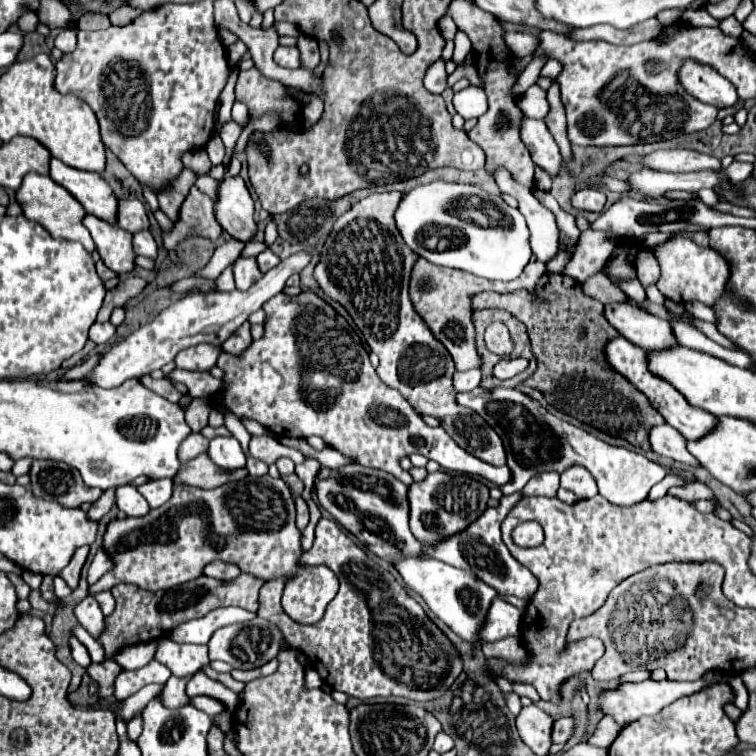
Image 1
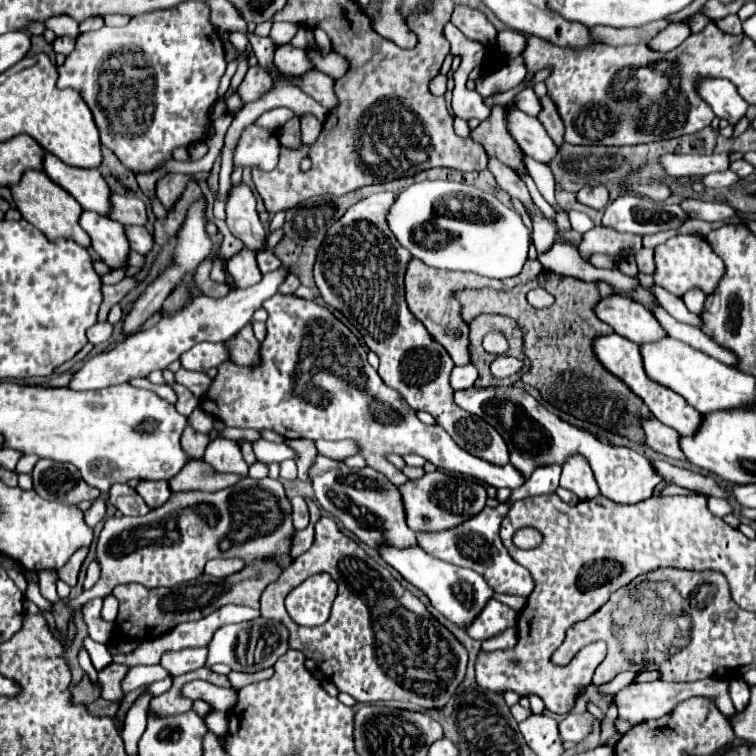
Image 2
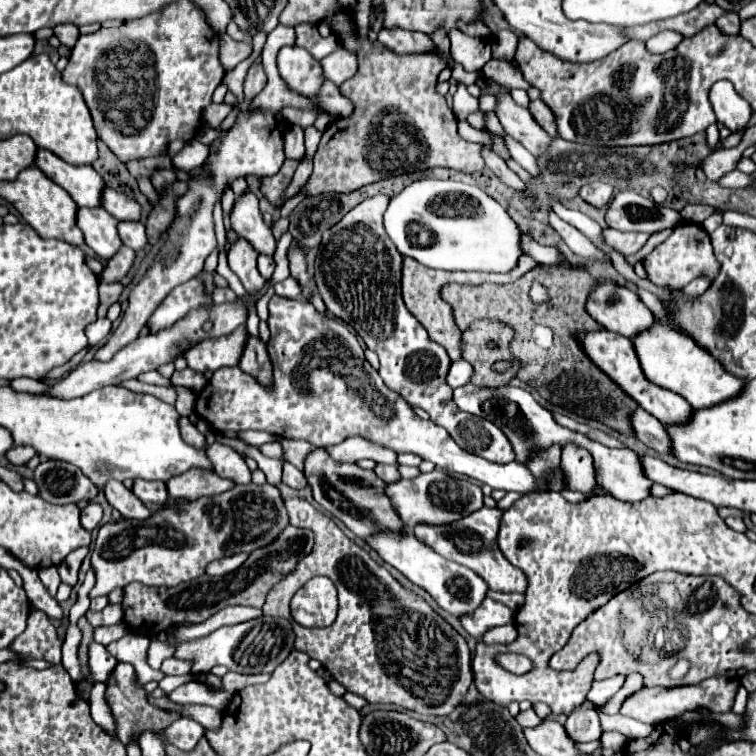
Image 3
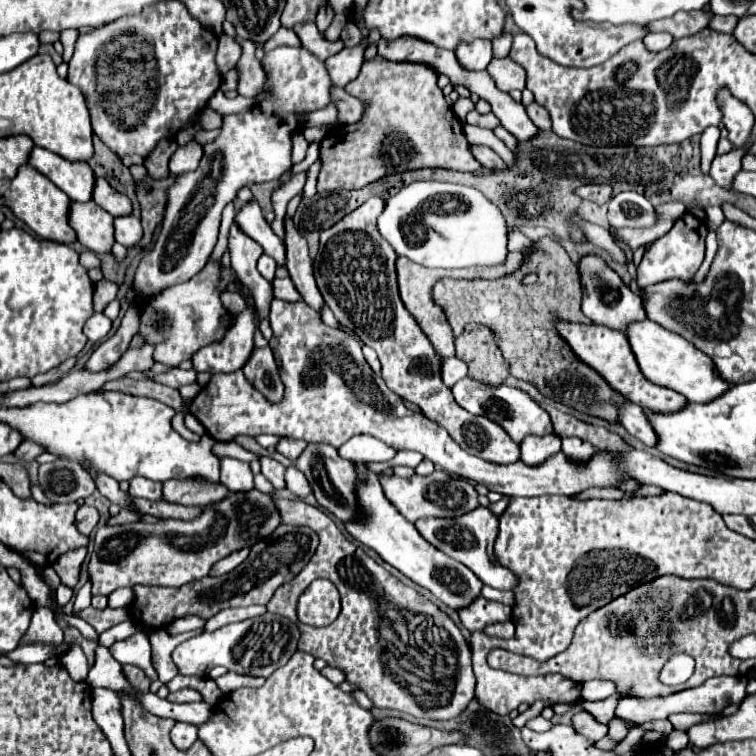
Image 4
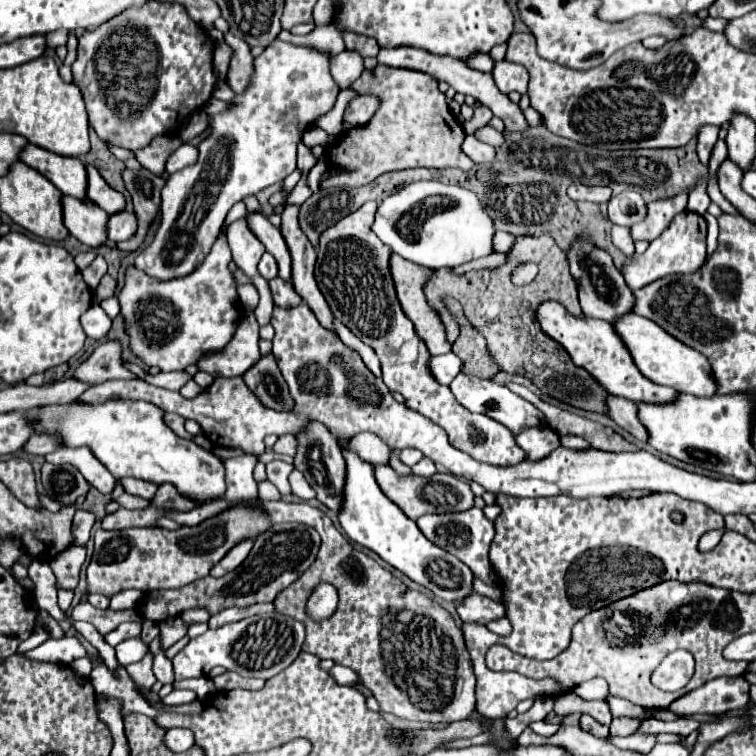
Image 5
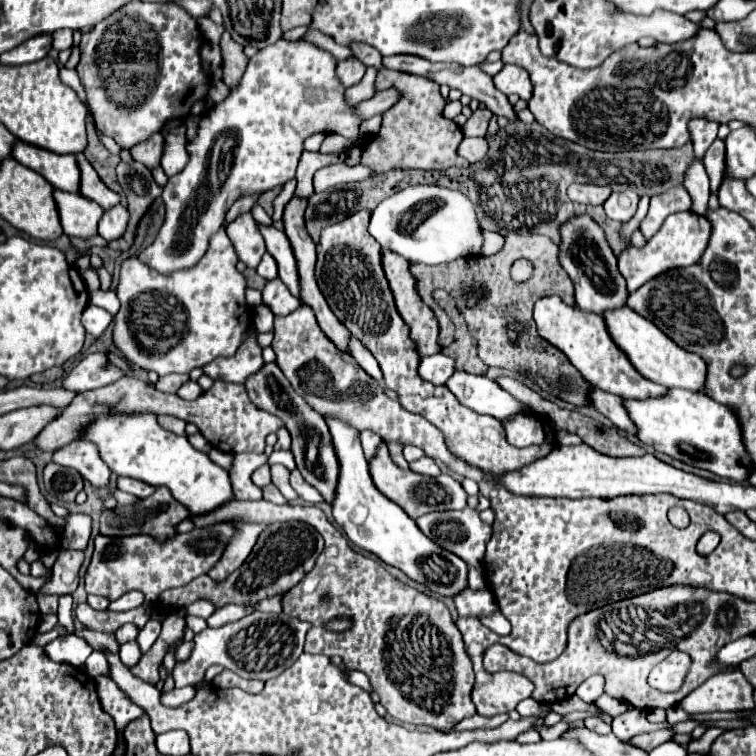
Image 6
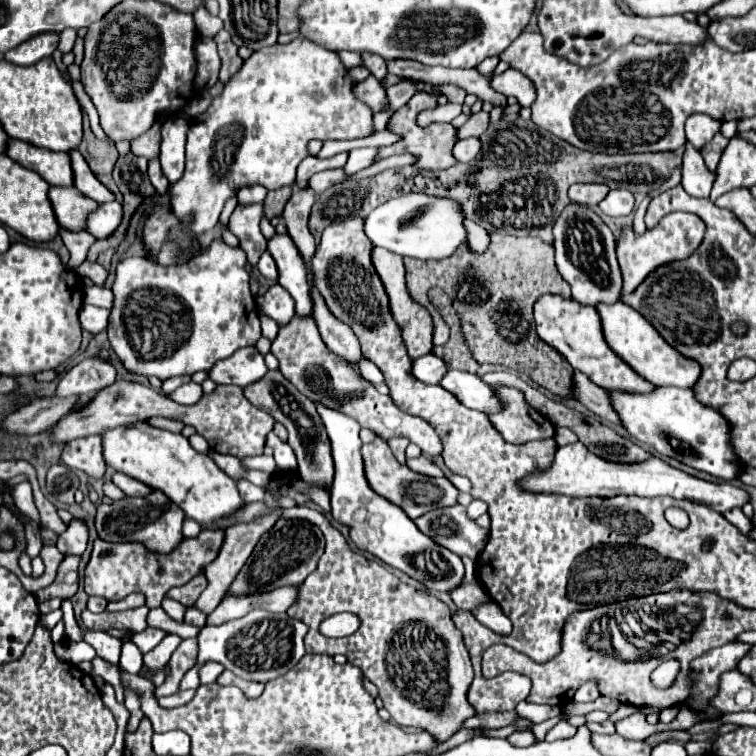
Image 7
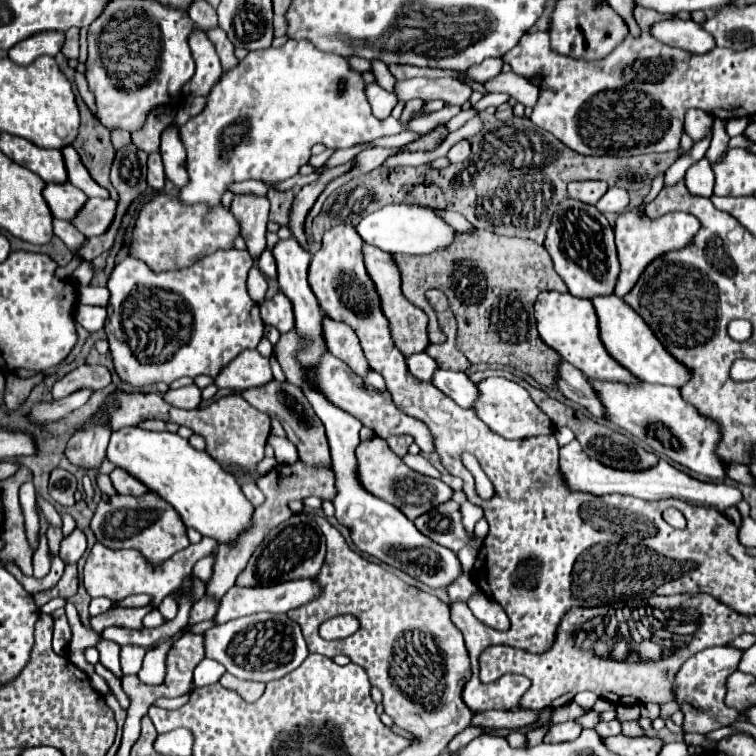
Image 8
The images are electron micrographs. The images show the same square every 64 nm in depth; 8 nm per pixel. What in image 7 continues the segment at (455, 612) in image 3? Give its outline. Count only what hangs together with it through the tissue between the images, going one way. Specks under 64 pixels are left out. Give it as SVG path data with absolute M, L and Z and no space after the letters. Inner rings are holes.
M316 406L320 418L324 420L328 438L332 442L332 456L336 464L334 484L330 490L330 504L332 504L332 518L350 530L352 542L364 550L380 558L384 564L402 570L410 578L422 582L428 590L438 592L450 592L458 588L458 584L464 582L464 564L462 558L454 552L438 546L434 540L430 540L426 534L422 534L416 524L398 510L392 502L386 502L380 494L374 494L370 490L370 484L366 482L364 466L362 466L362 440L358 436L360 426L356 420L352 420L346 414L340 414L336 410Z

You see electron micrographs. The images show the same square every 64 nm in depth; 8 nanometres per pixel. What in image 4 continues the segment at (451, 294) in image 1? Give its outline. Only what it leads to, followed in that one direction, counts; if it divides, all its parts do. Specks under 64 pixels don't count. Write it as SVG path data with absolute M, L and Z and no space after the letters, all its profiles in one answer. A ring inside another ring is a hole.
M518 248L518 250L510 250L508 260L504 266L492 266L492 268L464 268L464 270L432 270L432 268L424 268L418 266L416 262L410 262L408 258L398 258L396 268L398 268L398 284L400 284L400 296L402 302L406 306L406 310L414 316L414 320L420 324L420 328L424 330L424 334L430 338L430 342L434 344L434 348L450 358L456 356L454 350L454 332L450 330L450 324L446 322L446 314L442 308L438 308L438 304L432 302L430 298L430 288L434 288L434 282L438 282L438 278L486 278L486 280L494 280L494 278L502 278L506 274L514 274L516 270L520 270L520 266L524 264L524 252L528 252L528 248Z

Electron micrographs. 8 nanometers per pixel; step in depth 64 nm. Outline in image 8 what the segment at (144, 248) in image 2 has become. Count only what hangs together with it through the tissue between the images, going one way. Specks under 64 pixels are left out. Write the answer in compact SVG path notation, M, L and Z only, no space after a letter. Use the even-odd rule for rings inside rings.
M90 198L86 202L86 206L78 212L78 216L72 220L72 224L82 232L86 234L88 238L94 238L94 236L102 236L114 216L116 216L116 202L112 198L108 200L100 200L100 198Z

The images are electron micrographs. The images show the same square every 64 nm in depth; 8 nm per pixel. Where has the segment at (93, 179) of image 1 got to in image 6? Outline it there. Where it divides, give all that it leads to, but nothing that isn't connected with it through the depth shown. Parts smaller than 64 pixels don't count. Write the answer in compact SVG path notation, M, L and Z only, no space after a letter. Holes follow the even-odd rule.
M18 142L12 158L42 174L54 188L64 192L78 192L78 162L74 154L54 154L50 150Z

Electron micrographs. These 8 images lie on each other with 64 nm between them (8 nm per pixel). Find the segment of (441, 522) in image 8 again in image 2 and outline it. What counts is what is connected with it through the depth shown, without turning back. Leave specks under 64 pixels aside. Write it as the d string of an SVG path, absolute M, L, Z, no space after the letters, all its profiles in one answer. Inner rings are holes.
M488 498L486 505L486 508L480 514L476 514L470 520L466 520L462 526L456 526L456 528L438 532L438 534L434 534L434 532L430 532L430 534L426 534L426 532L424 534L416 534L418 546L422 546L434 558L440 558L440 560L456 564L456 566L472 568L474 572L484 576L484 580L490 584L490 588L496 594L516 594L516 596L528 598L530 592L534 590L532 574L524 566L520 566L518 562L514 562L508 556L508 550L504 550L504 544L502 544L500 534L498 534L500 522L510 510L510 502L499 504L497 499Z

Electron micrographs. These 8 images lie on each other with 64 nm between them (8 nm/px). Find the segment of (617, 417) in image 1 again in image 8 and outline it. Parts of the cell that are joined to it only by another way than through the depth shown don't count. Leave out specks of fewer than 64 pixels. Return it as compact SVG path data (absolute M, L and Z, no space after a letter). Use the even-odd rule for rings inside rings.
M478 230L474 236L458 234L454 244L430 256L396 254L402 272L404 296L420 306L430 322L428 336L432 344L442 344L446 334L440 330L436 312L426 300L426 290L440 288L452 306L458 320L458 348L472 364L500 364L532 376L538 384L556 390L558 366L562 356L550 346L540 342L534 324L534 302L542 290L568 292L562 278L552 266L552 258L542 244L526 238L510 238L502 242L500 234Z

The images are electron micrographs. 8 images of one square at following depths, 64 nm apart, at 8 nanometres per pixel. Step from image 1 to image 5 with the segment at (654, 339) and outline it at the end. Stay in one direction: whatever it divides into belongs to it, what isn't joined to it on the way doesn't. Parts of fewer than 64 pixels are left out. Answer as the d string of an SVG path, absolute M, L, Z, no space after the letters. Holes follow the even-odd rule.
M578 240L572 244L572 248L568 252L568 260L570 260L570 272L578 284L580 306L582 306L582 312L586 318L598 318L598 320L606 320L606 322L614 324L616 318L632 312L634 294L626 286L624 276L616 270L616 266L612 264L612 258L604 250L592 246L586 240Z

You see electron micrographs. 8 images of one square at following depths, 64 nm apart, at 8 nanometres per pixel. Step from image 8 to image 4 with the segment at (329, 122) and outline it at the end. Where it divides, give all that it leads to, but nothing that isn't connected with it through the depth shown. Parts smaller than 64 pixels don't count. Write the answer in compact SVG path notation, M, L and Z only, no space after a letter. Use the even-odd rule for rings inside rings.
M280 46L266 54L262 64L268 76L264 90L270 88L272 98L264 98L262 90L250 110L224 116L220 136L212 144L204 144L204 156L200 166L194 172L186 172L176 178L176 184L168 190L168 208L160 236L152 252L142 258L136 270L136 300L124 314L116 334L94 350L84 366L86 370L104 370L122 356L122 352L128 348L126 344L130 344L132 338L138 334L138 314L142 314L142 302L146 302L150 294L158 294L158 290L164 290L166 286L186 282L194 274L198 274L202 266L206 266L208 256L212 254L218 240L222 208L230 200L234 200L238 188L250 186L254 182L276 180L286 170L290 170L290 134L298 130L298 120L294 118L294 112L318 110L330 104L330 76L324 68L324 62L310 54L306 48Z

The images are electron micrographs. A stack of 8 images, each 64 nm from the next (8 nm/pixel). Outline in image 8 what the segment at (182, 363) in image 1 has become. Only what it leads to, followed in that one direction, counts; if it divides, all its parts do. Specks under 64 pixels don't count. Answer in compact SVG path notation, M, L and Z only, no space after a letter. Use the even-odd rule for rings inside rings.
M244 350L238 358L234 358L234 362L230 362L230 366L226 366L226 370L222 370L222 374L218 374L218 378L214 378L214 384L226 390L246 390L262 386L272 378L268 358L260 356L258 350Z

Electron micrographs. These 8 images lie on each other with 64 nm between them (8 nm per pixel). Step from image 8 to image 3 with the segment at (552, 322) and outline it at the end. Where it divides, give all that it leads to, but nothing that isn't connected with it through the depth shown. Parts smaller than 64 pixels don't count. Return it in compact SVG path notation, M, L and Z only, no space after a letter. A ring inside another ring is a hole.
M602 330L602 332L590 332L590 334L582 334L582 346L586 350L586 354L590 354L590 360L594 360L594 364L606 372L618 386L622 386L622 390L626 394L630 394L646 412L650 412L652 416L656 416L662 424L674 424L674 422L686 422L686 418L690 418L692 414L692 406L680 396L674 394L666 388L660 388L656 384L652 384L640 368L636 350L632 346L632 340L628 340L626 336L614 334L610 330Z

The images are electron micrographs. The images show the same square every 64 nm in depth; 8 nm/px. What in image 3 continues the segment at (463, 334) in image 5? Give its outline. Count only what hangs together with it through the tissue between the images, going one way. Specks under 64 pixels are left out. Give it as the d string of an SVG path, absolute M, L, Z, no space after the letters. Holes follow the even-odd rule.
M478 320L472 322L462 336L462 352L464 358L474 366L472 384L476 386L506 386L512 378L516 378L520 364L516 362L514 368L510 368L504 374L494 374L492 364L496 360L512 360L510 354L510 342L512 342L514 330L498 320ZM494 340L498 344L496 350L488 350L486 342Z

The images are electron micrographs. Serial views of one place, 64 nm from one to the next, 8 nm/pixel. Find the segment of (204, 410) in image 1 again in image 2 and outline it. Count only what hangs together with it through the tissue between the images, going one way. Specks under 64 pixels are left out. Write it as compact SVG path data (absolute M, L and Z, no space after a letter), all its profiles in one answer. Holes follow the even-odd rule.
M200 406L194 408L194 412L188 416L190 426L194 426L194 430L208 434L212 430L212 416L208 412L204 412Z

